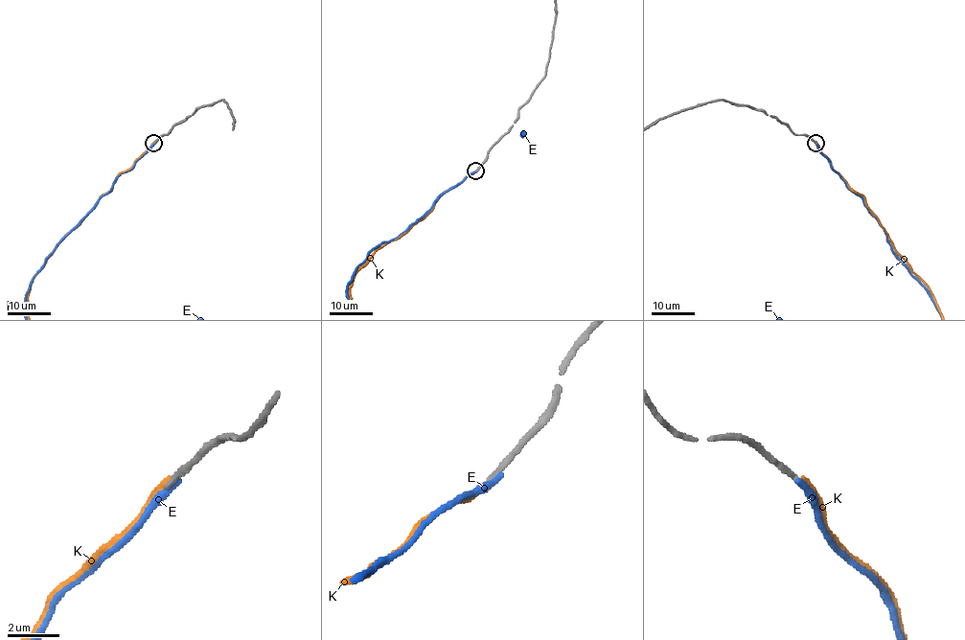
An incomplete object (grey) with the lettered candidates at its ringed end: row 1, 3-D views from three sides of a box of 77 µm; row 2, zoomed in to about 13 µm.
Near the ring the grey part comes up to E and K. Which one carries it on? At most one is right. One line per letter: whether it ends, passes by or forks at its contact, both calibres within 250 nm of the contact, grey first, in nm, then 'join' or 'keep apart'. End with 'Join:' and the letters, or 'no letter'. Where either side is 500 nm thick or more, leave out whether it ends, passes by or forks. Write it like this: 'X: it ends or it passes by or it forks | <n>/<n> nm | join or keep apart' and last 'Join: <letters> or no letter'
E: it ends | 240/300 nm | keep apart
K: it ends | 220/260 nm | keep apart
Join: no letter

